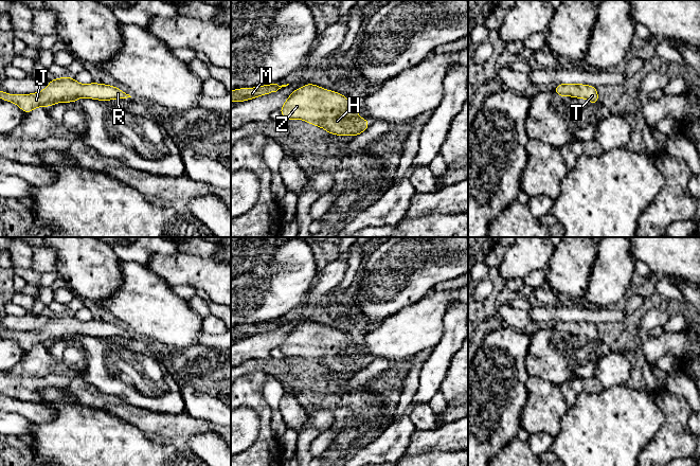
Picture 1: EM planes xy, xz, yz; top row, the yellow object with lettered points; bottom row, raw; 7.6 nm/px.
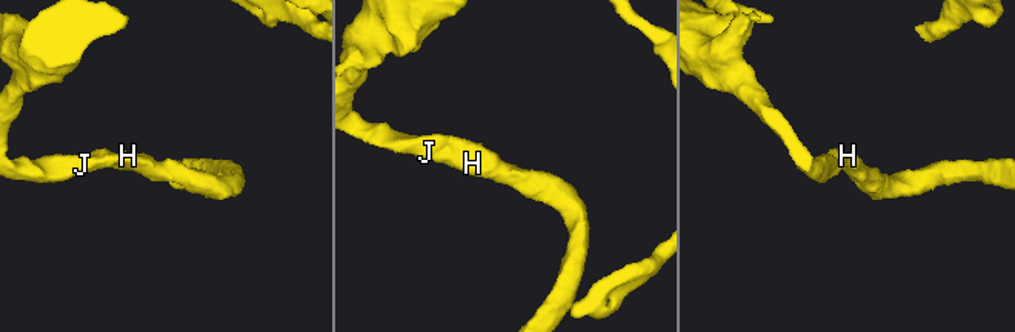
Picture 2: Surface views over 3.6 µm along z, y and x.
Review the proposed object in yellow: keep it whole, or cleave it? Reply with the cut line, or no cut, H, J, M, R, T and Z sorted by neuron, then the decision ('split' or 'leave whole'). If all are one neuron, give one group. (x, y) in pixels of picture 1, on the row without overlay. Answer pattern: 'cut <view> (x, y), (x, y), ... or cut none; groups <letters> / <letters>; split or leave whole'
cut none; groups H J M R T Z; leave whole

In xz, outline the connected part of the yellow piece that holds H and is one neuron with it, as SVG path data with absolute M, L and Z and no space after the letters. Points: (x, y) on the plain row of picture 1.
M308 320L300 326L294 326L284 342L279 346L285 357L304 357L307 360L324 365L329 372L356 374L367 366L371 359L359 356L359 345L354 343L339 329L330 328Z

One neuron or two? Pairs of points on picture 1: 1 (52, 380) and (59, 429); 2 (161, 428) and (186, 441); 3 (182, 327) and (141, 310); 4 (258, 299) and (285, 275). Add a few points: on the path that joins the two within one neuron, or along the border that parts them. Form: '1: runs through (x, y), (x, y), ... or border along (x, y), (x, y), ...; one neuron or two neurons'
1: border along (75, 398), (56, 388), (46, 388), (38, 401); two neurons
2: border along (203, 431), (174, 437), (154, 436); two neurons
3: runs through (172, 322), (155, 310), (151, 310); one neuron
4: runs through (265, 293), (279, 282); one neuron

